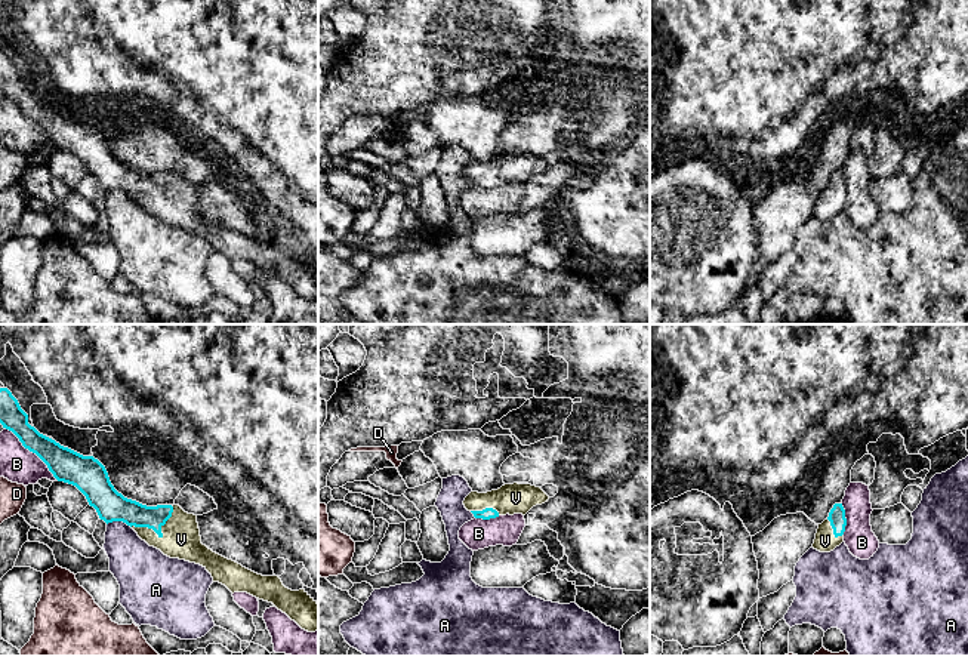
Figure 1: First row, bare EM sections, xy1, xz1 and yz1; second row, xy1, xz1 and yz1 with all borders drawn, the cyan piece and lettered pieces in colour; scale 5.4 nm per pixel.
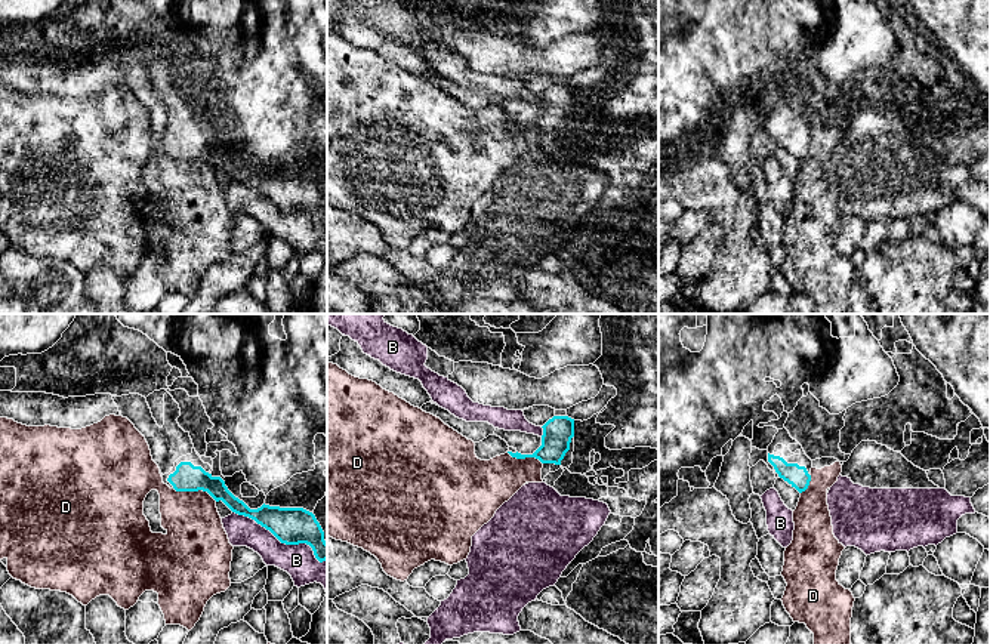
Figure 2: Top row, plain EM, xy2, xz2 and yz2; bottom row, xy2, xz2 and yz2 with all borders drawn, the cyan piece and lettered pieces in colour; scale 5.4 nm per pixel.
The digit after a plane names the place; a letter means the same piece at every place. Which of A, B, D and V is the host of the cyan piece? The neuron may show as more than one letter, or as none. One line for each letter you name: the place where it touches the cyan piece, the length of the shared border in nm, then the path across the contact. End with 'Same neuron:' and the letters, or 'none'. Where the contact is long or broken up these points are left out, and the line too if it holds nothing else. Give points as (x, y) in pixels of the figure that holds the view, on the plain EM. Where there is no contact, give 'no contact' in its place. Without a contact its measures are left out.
V: meets cyan in xy1 at (160, 205); contact 260 nm long; runs through xy1 (132, 181), (160, 205), (178, 205), (181, 208)
Same neuron: V

